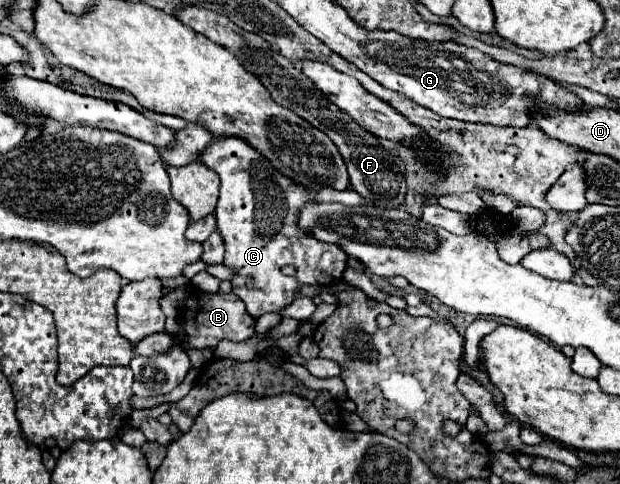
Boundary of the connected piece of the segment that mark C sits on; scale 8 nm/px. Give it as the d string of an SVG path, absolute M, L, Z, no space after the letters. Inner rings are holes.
M215 138L205 148L205 154L201 154L201 162L215 170L221 178L215 218L217 230L225 242L223 264L233 272L233 292L245 302L247 312L255 320L265 312L283 312L293 302L293 296L301 286L329 286L341 282L343 272L347 268L347 254L341 252L339 246L317 242L315 238L309 238L309 234L301 234L297 230L297 206L301 206L301 202L311 200L309 192L303 186L293 186L293 182L277 174L277 170L265 158L261 158L257 150L251 150L247 142L241 142L237 138ZM285 266L291 266L295 272L291 276L285 276Z

